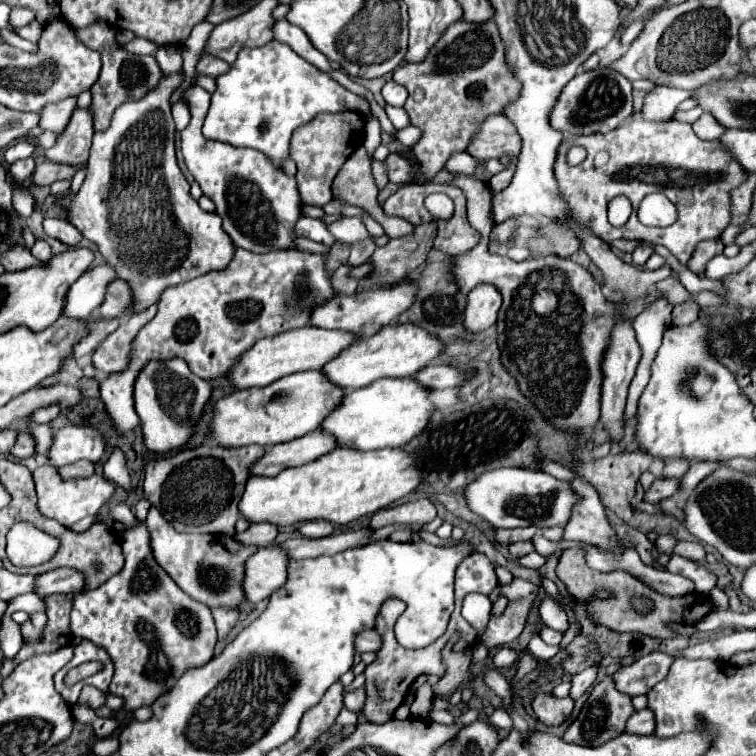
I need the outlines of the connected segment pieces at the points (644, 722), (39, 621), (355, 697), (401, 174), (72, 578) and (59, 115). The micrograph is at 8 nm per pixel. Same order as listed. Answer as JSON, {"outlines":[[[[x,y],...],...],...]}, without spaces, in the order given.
{"outlines":[[[[644,708],[640,712],[634,712],[630,720],[626,722],[626,734],[638,734],[638,736],[650,736],[654,732],[654,714],[652,710]]],[[[44,612],[30,614],[30,618],[22,624],[22,636],[24,638],[30,638],[30,640],[40,638],[40,632],[42,632],[44,624],[46,624],[46,614]]],[[[358,688],[354,692],[344,694],[344,706],[352,712],[360,712],[360,708],[364,706],[364,688]]],[[[394,152],[388,154],[384,164],[386,164],[386,170],[388,170],[388,180],[390,182],[406,182],[414,174],[412,164],[406,158],[402,158],[402,156],[394,154]]],[[[58,568],[46,574],[36,576],[36,594],[40,598],[54,592],[74,592],[84,586],[84,576],[72,568]]],[[[70,96],[70,98],[64,98],[56,104],[46,104],[42,110],[40,110],[40,122],[38,126],[42,130],[50,130],[54,134],[62,134],[64,128],[68,126],[68,120],[72,118],[72,112],[76,108],[76,98]]]]}

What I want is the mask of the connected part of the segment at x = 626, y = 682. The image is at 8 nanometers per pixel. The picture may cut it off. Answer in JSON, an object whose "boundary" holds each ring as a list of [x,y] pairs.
{"boundary":[[[652,652],[652,656],[642,656],[640,660],[632,662],[630,666],[622,666],[614,676],[614,684],[622,694],[628,694],[630,698],[638,694],[646,694],[656,682],[660,682],[674,660],[670,660],[668,654]]]}

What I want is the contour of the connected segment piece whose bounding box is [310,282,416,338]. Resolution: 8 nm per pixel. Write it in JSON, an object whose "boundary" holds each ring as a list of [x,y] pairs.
{"boundary":[[[410,282],[398,284],[394,288],[380,288],[380,290],[362,290],[352,296],[334,296],[326,304],[320,304],[312,310],[310,314],[310,326],[316,328],[328,328],[328,330],[344,330],[352,332],[356,336],[372,336],[376,334],[382,326],[390,324],[396,320],[414,300],[416,288]]]}

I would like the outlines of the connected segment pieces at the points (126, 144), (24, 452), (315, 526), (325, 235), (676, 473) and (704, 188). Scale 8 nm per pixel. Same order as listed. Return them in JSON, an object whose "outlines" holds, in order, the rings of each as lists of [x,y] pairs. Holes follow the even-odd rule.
{"outlines":[[[[184,72],[164,74],[146,96],[118,106],[112,114],[110,126],[104,132],[94,132],[92,136],[88,174],[80,186],[80,192],[72,196],[72,200],[58,200],[60,206],[68,208],[70,222],[82,232],[84,238],[98,246],[100,254],[114,268],[116,276],[130,286],[132,314],[154,304],[168,286],[188,282],[196,276],[202,276],[204,272],[226,268],[234,252],[230,236],[222,230],[220,216],[204,212],[198,206],[198,202],[190,196],[190,184],[176,162],[170,96],[184,82],[184,78]]],[[[26,432],[18,434],[18,438],[16,438],[16,444],[12,446],[10,454],[12,454],[14,458],[18,458],[18,460],[22,460],[22,458],[28,458],[30,454],[34,454],[34,446],[32,446],[32,440],[30,440],[30,436],[28,436]]],[[[326,520],[308,522],[308,524],[300,526],[300,534],[306,536],[306,538],[324,538],[324,536],[330,536],[332,532],[334,532],[334,528]]],[[[300,218],[300,220],[296,220],[294,234],[296,236],[306,236],[306,238],[316,240],[316,242],[322,242],[326,246],[332,246],[336,242],[332,238],[332,234],[326,230],[326,224],[322,220],[316,220],[316,218]]],[[[668,460],[664,470],[662,470],[662,478],[680,478],[690,464],[684,464],[682,460]]],[[[636,116],[606,134],[594,132],[578,136],[576,144],[588,150],[586,160],[578,166],[566,164],[566,152],[572,144],[572,140],[564,140],[560,144],[554,164],[560,198],[570,208],[570,224],[548,222],[546,226],[540,226],[526,242],[534,260],[546,256],[568,258],[578,252],[580,238],[576,236],[576,230],[584,226],[608,244],[612,240],[626,238],[664,246],[682,266],[688,266],[696,246],[702,240],[720,238],[722,230],[728,226],[728,188],[732,188],[732,184],[740,184],[744,170],[726,150],[720,148],[718,140],[700,140],[692,132],[690,124],[676,120],[646,122]],[[652,192],[662,192],[670,202],[674,202],[678,210],[678,220],[674,224],[666,228],[648,228],[638,220],[638,204]],[[616,194],[628,196],[634,206],[632,216],[620,228],[614,228],[606,218],[606,204]]]]}

